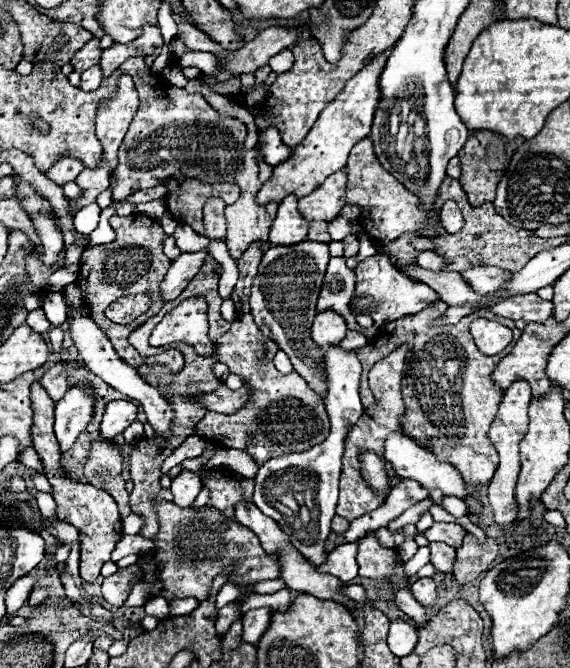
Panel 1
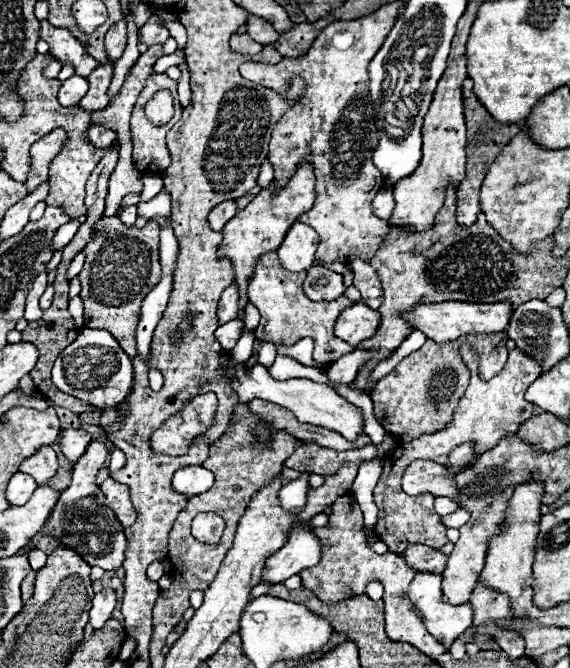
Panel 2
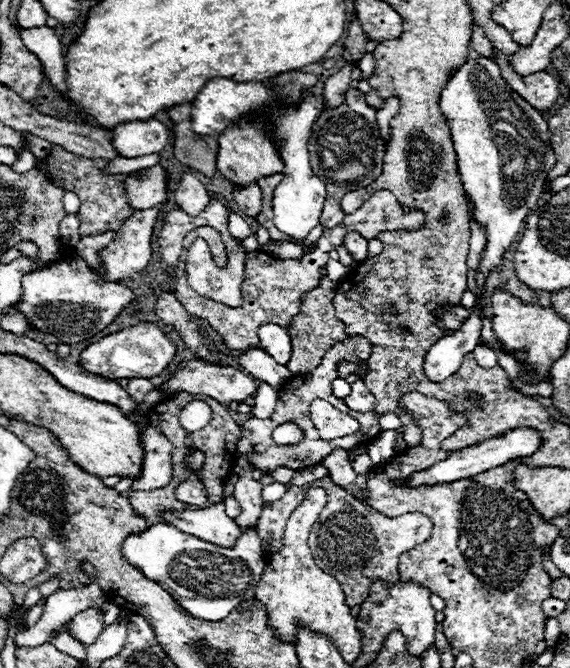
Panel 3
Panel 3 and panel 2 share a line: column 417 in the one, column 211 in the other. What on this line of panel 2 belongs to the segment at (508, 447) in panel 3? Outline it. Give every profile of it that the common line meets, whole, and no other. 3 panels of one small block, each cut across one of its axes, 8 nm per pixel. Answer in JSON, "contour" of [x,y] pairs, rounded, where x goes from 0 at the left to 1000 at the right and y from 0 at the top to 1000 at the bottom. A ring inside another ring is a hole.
{"contour":[[[323,698],[305,707],[302,731],[323,743],[344,743],[365,737],[375,725],[375,710],[354,698]]]}

